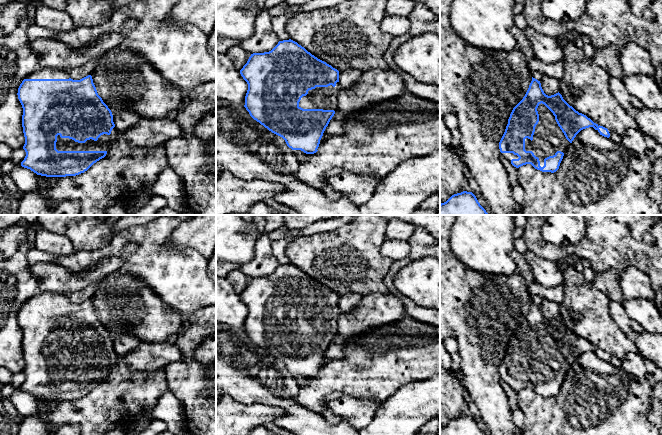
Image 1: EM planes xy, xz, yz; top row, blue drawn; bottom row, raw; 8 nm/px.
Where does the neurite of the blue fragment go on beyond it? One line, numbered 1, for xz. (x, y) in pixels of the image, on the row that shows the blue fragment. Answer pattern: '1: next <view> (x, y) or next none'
1: next xz (325, 98)

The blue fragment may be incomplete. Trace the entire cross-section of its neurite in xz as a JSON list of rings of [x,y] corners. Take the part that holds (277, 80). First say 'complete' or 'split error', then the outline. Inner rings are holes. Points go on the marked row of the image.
split error; [[[289,39],[279,41],[269,52],[251,54],[240,74],[248,84],[244,107],[250,116],[282,137],[292,150],[301,150],[306,154],[316,153],[323,133],[337,110],[337,96],[341,90],[339,71]]]

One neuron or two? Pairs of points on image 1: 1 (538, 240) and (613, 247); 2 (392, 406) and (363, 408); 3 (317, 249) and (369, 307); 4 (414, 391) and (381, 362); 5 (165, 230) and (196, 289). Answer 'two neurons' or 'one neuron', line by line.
1: one neuron
2: two neurons
3: two neurons
4: two neurons
5: one neuron

